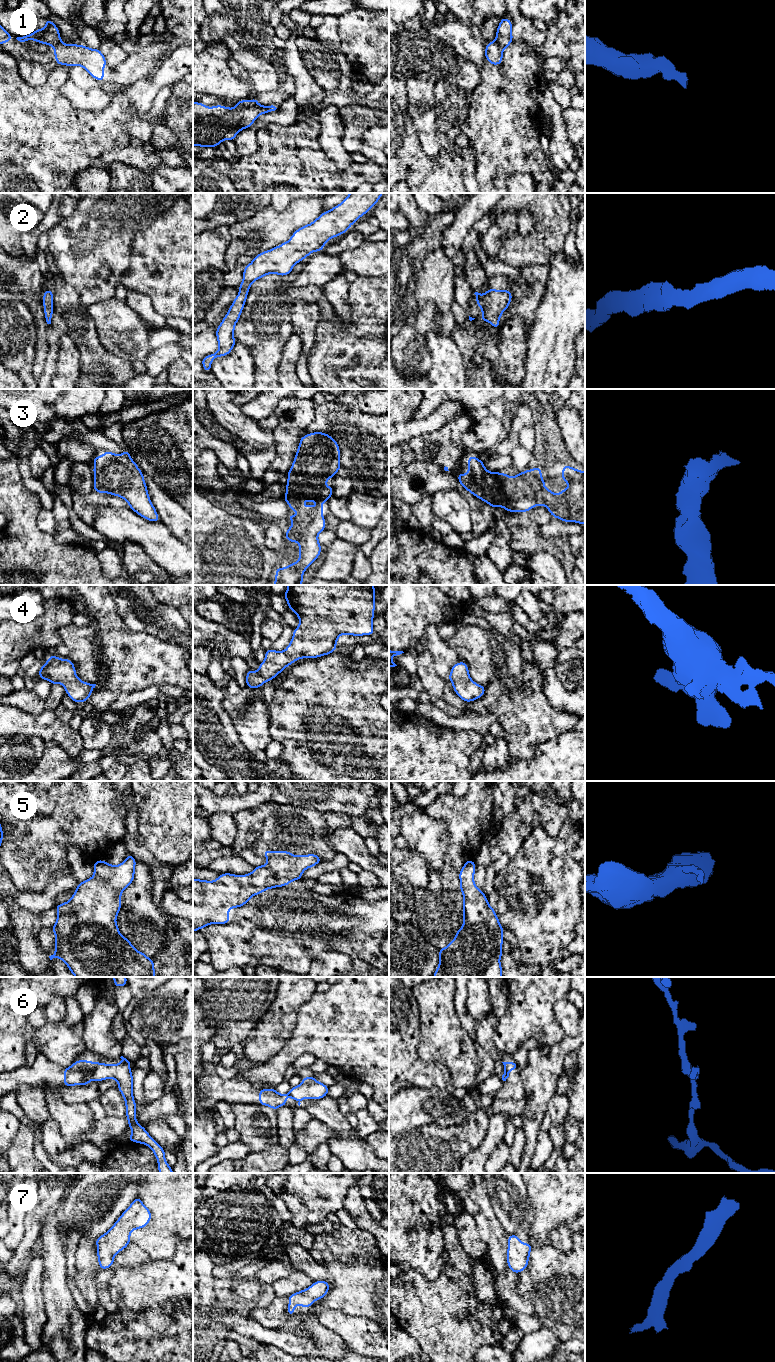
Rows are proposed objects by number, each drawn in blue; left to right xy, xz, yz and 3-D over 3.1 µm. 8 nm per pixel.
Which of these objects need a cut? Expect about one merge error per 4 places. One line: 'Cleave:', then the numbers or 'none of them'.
Cleave: 6

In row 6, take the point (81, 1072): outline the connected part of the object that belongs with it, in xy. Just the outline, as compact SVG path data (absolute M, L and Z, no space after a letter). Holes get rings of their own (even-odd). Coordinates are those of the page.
M76 1060L72 1066L64 1068L63 1086L89 1085L99 1062Z

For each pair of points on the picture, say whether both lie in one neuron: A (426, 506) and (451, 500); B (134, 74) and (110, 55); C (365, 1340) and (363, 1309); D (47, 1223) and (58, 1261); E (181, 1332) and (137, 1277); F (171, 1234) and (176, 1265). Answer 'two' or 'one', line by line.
A: two
B: two
C: two
D: one
E: one
F: two

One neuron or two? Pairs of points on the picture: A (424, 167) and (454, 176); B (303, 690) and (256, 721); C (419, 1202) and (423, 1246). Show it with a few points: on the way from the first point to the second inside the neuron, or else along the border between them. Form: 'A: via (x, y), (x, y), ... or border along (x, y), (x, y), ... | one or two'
A: via (431, 174), (433, 176), (447, 176) | one
B: border along (268, 712), (270, 736) | two
C: via (419, 1213), (419, 1235) | one

